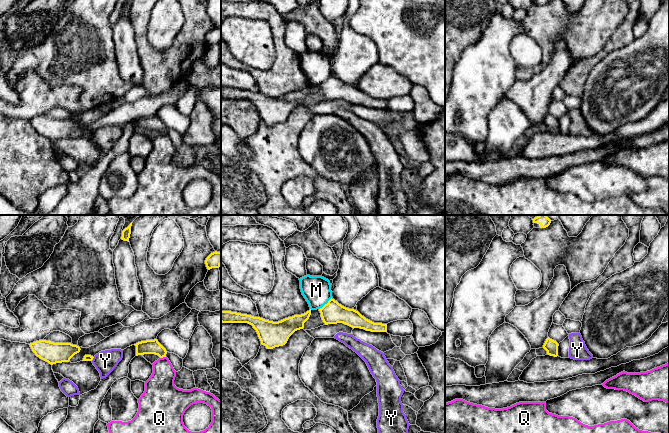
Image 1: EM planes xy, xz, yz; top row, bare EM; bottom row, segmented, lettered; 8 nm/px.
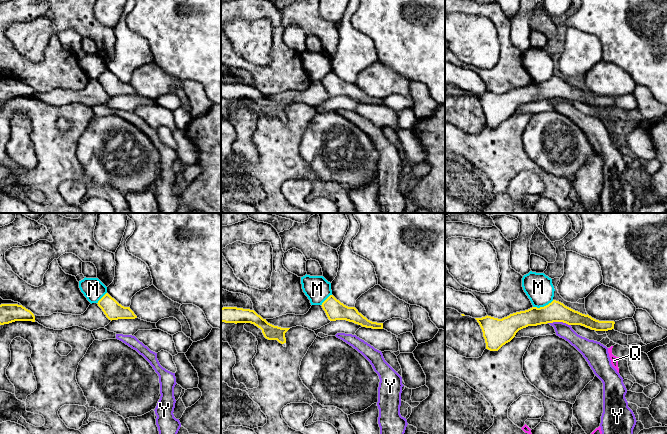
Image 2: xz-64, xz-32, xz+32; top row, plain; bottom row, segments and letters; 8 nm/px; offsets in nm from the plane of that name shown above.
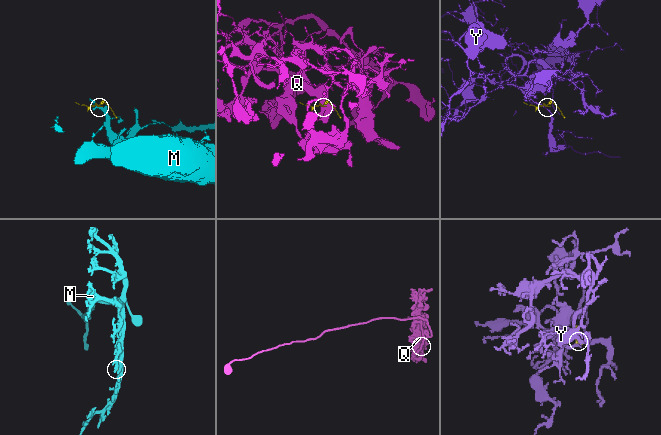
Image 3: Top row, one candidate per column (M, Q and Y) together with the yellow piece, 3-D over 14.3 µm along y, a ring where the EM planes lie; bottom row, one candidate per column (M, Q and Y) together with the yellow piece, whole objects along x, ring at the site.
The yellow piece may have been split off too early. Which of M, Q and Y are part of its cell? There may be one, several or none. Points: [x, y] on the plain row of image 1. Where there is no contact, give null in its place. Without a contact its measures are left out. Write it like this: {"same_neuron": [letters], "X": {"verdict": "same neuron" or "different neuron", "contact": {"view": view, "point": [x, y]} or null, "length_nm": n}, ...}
{"same_neuron": [], "M": {"verdict": "different neuron", "contact": {"view": "xz", "point": [325, 80]}, "length_nm": 140}, "Q": {"verdict": "different neuron", "contact": {"view": "xy", "point": [162, 133]}, "length_nm": 50}, "Y": {"verdict": "different neuron", "contact": {"view": "xy", "point": [92, 135]}, "length_nm": 40}}

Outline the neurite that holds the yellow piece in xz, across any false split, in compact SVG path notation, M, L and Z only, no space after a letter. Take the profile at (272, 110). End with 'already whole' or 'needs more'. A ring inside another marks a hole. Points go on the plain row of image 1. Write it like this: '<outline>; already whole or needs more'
M311 85L304 90L273 98L247 90L221 87L221 98L248 99L252 101L258 110L261 120L267 125L273 125L285 121L295 107L303 105L304 99L309 95L310 91Z; already whole

